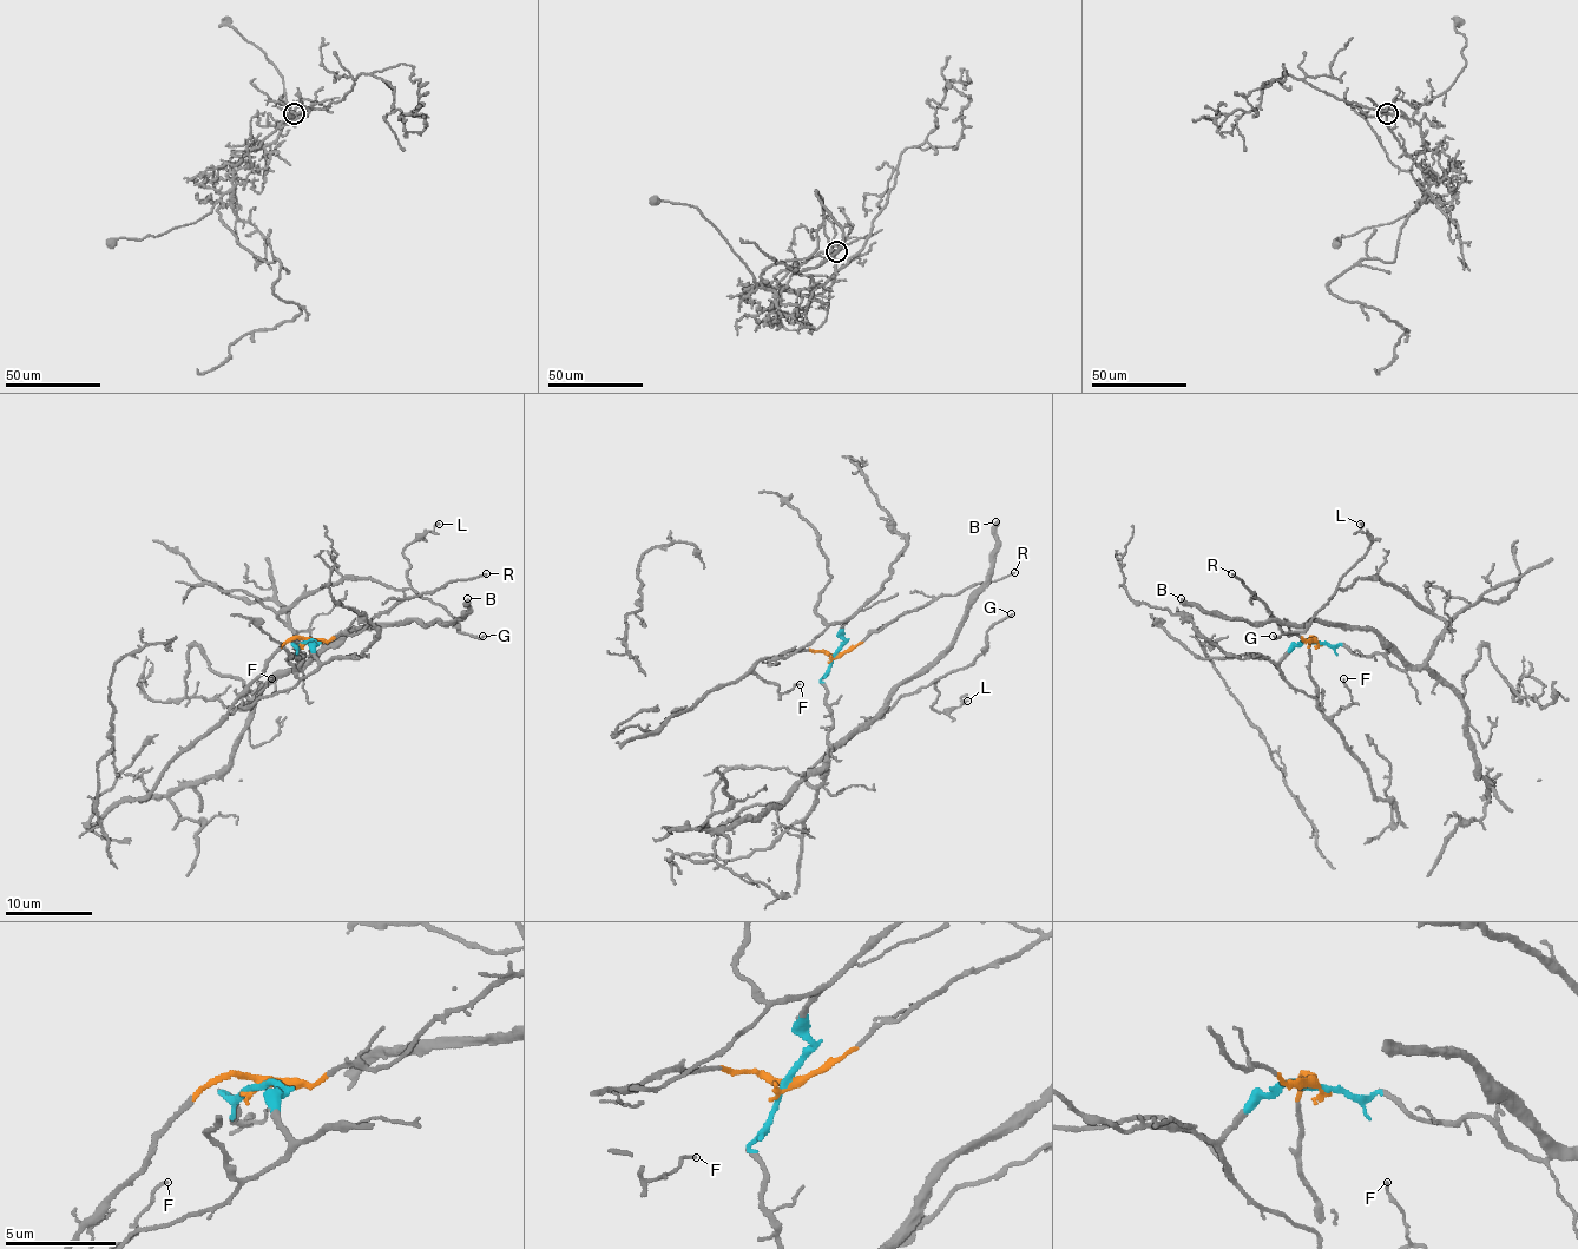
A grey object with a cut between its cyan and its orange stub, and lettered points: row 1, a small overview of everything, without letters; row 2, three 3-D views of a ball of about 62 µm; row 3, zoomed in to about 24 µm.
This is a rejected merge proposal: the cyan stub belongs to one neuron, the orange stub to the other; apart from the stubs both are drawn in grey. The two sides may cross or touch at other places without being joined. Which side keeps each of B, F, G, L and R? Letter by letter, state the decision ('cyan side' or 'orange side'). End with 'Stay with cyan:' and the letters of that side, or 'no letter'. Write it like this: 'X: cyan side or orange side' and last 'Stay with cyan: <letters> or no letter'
B: cyan side
F: orange side
G: cyan side
L: cyan side
R: orange side
Stay with cyan: B, G, L

